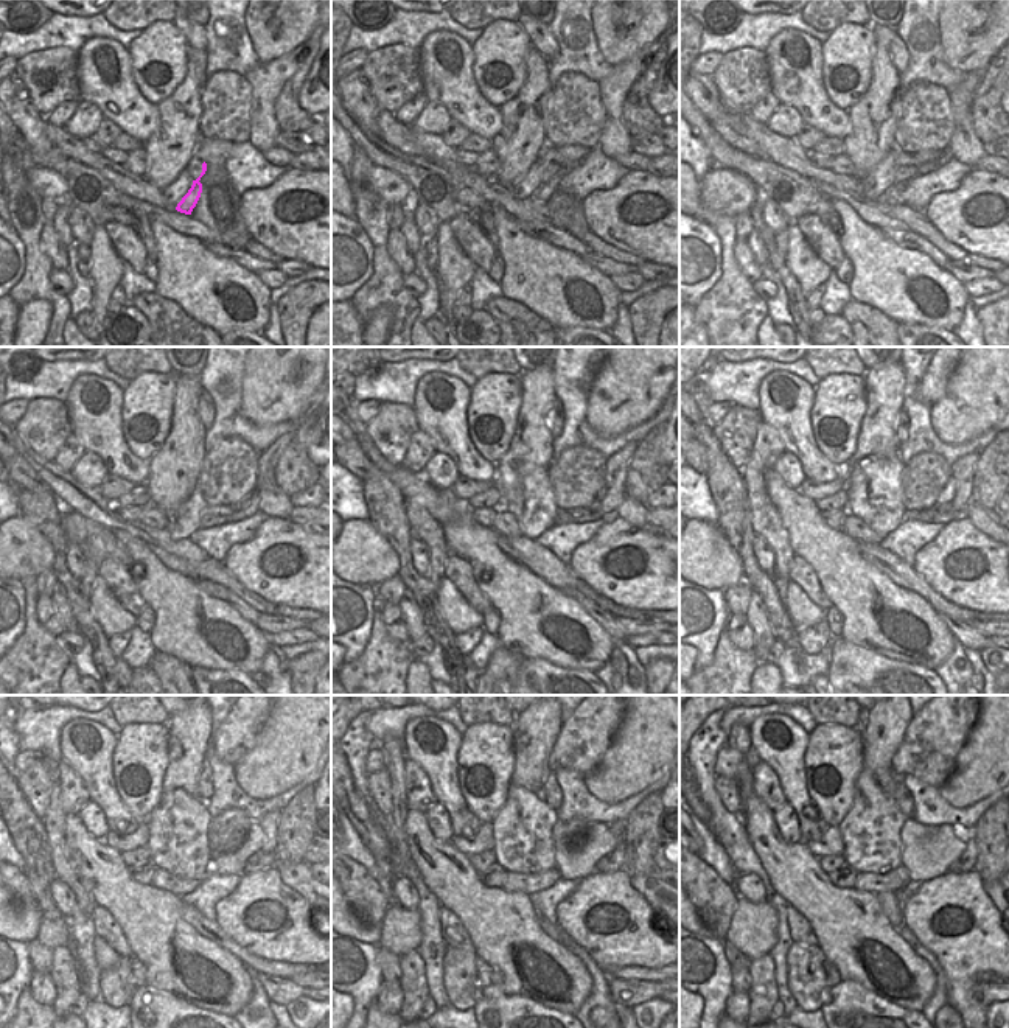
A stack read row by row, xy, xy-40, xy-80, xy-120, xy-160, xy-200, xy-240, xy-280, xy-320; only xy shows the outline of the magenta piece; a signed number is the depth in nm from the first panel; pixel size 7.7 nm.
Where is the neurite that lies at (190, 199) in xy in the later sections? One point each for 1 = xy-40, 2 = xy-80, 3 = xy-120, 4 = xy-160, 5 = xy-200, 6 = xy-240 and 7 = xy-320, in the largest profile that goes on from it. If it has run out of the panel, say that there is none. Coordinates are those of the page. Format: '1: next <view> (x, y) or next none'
1: next xy-40 (555, 174)
2: next xy-80 (910, 168)
3: next xy-120 (212, 515)
4: next xy-160 (580, 515)
5: next xy-200 (939, 514)
6: next xy-240 (258, 862)
7: next xy-320 (967, 860)

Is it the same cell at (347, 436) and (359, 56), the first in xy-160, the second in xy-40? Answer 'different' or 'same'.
different

